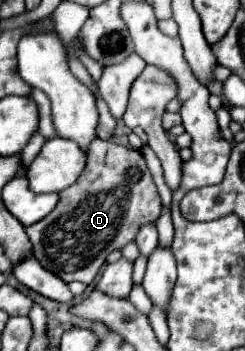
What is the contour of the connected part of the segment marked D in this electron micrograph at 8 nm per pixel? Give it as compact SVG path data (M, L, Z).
M94 139L88 151L88 163L74 185L64 189L52 215L26 229L32 239L38 263L62 281L92 283L100 265L114 249L134 241L142 223L154 223L160 215L160 197L138 149L122 147L112 141Z

